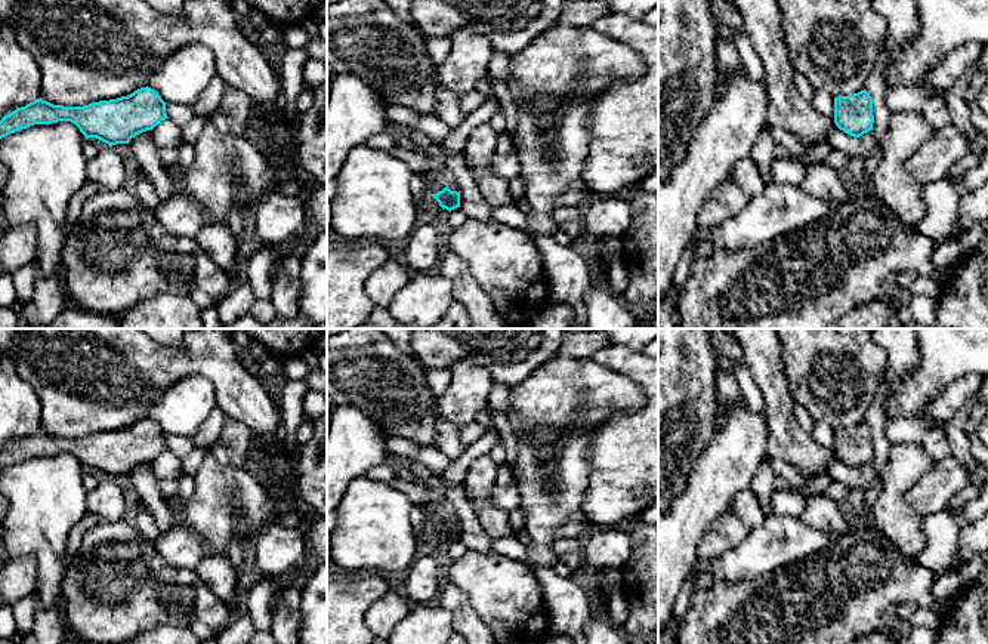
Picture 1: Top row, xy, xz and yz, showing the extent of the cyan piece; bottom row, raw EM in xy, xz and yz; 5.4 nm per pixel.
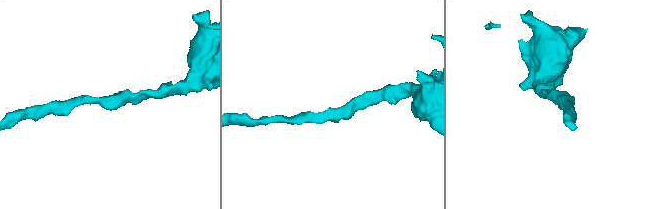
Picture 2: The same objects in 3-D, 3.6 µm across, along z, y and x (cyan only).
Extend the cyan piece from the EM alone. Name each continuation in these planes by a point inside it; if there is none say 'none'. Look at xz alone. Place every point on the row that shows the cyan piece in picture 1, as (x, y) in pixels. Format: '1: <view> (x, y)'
none

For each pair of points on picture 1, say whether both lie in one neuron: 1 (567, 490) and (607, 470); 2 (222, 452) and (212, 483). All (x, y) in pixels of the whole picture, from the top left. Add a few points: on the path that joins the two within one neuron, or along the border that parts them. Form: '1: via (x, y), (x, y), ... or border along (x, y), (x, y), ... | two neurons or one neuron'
1: border along (589, 444), (589, 487), (583, 498), (583, 512) | two neurons
2: border along (209, 450), (227, 465), (246, 468) | two neurons

